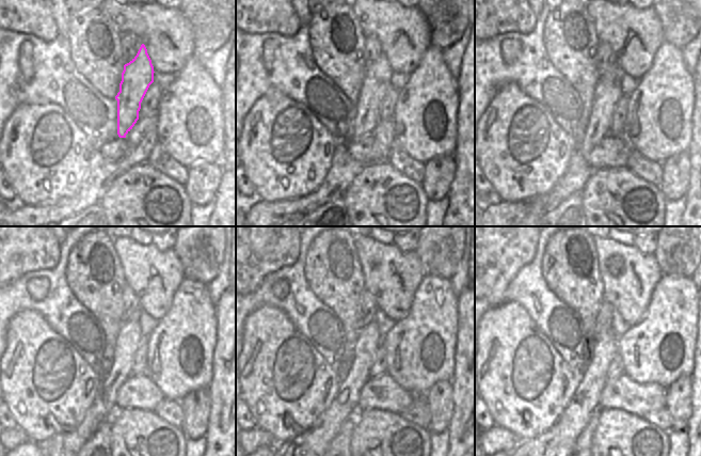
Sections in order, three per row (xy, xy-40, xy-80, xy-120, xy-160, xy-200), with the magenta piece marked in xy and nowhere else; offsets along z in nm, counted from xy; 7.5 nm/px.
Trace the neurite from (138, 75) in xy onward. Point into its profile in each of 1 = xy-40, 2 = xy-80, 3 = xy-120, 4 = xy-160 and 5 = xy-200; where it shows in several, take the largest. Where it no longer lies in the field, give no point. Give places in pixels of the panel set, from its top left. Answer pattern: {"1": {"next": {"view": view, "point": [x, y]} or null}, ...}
{"1": {"next": {"view": "xy-40", "point": [376, 82]}}, "2": {"next": {"view": "xy-80", "point": [608, 92]}}, "3": {"next": {"view": "xy-120", "point": [102, 408]}}, "4": {"next": {"view": "xy-160", "point": [313, 443]}}, "5": {"next": {"view": "xy-200", "point": [556, 443]}}}

